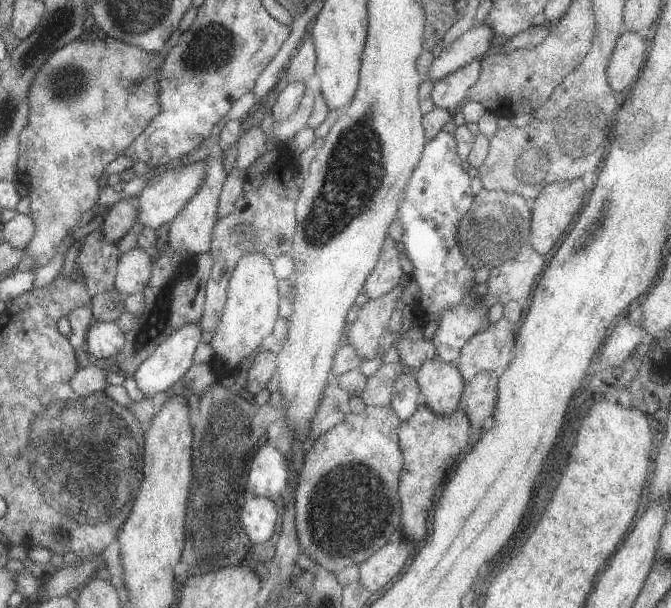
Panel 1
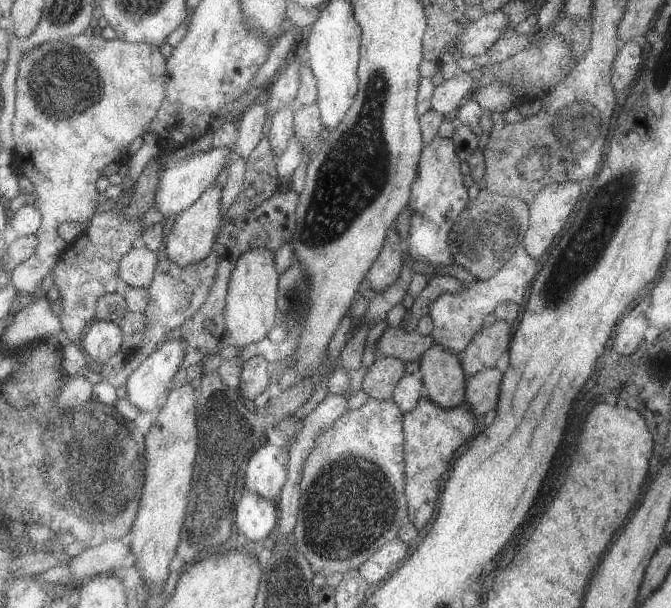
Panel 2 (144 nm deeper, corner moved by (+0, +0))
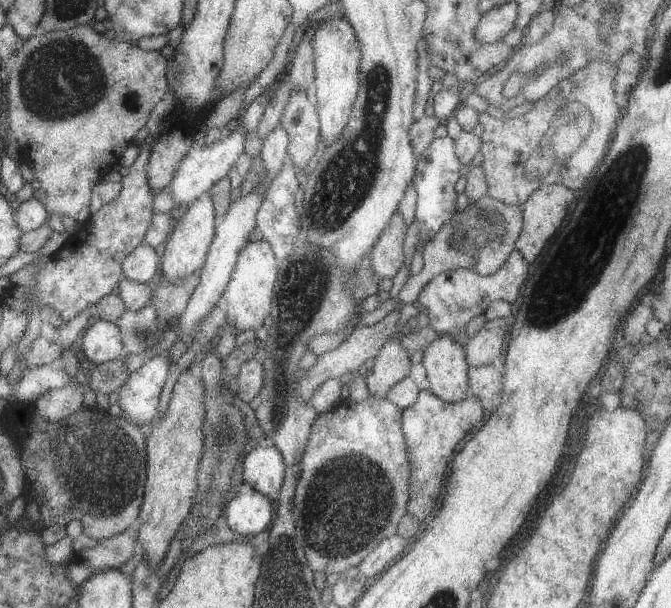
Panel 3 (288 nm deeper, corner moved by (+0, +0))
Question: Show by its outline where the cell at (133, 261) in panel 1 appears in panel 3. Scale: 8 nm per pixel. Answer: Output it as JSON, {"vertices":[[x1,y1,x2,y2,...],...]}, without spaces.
{"vertices":[[141,244,135,250,131,250,127,258,123,258,121,272,125,280,137,282,137,284,151,284,153,276,159,274,159,264,161,260,157,258,155,250,151,246]]}

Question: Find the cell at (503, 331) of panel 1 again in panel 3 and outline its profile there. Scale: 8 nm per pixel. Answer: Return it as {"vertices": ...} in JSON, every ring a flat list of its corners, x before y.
{"vertices":[[491,320,485,322,481,326,481,330,477,330,467,344,463,346,465,350,465,362,469,368,481,368,481,366,489,366,495,358,501,356,503,350,503,340,507,338,509,328,507,328,507,320]]}

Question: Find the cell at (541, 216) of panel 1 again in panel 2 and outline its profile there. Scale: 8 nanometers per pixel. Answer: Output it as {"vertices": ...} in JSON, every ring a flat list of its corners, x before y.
{"vertices":[[561,182,561,184,547,184,543,190,539,190,539,194,535,194,535,198,531,198,529,202,529,228,523,236,521,246,527,250,527,254,535,260,539,260,545,250,551,246,553,238,557,238,557,232,561,232,561,228,565,226,567,216,571,214,573,206,577,204,579,196,581,196,581,182]]}

